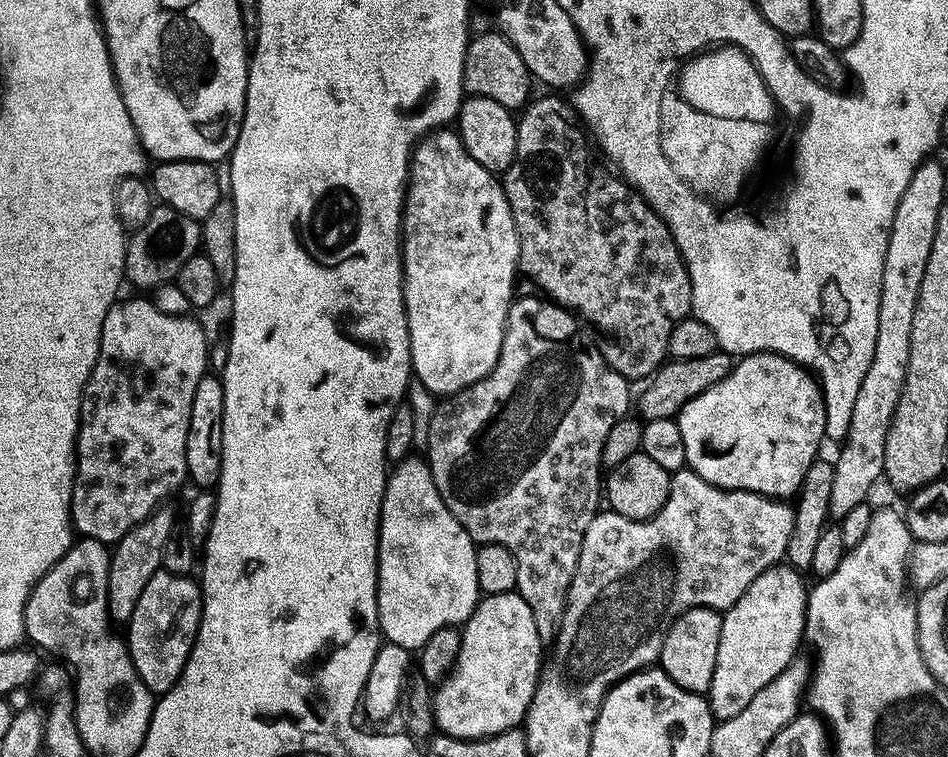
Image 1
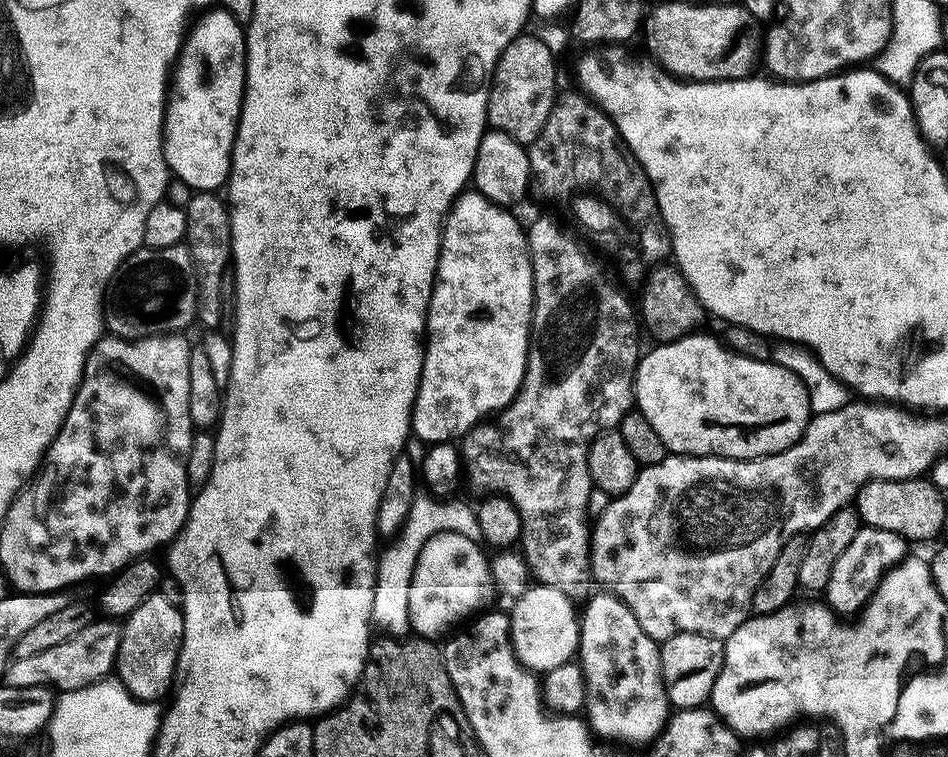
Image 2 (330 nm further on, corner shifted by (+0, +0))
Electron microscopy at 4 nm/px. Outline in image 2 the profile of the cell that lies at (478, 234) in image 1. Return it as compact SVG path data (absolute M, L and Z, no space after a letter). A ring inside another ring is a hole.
M465 190L456 197L452 209L448 211L440 233L440 260L436 263L436 284L432 288L432 300L428 303L428 323L426 325L426 343L423 345L424 365L420 375L420 385L416 391L416 400L412 404L411 435L425 440L428 446L459 441L477 424L487 421L488 416L499 414L516 397L524 381L524 372L528 368L528 338L532 331L532 258L528 255L528 237L525 229L511 216L507 207L490 202L482 193Z

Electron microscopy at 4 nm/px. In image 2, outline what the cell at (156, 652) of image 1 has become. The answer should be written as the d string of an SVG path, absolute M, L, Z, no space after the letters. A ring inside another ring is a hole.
M157 590L126 617L123 625L122 646L118 648L115 675L124 689L137 700L163 701L163 696L169 695L178 676L180 647L184 645L183 611L174 602L162 598Z

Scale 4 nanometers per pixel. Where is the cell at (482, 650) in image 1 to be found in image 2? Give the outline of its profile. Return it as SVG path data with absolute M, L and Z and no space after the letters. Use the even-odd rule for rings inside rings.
M537 583L529 587L521 596L515 597L513 608L510 608L512 621L512 649L525 668L543 674L558 666L569 663L580 650L580 616L578 608L572 605L573 597L549 584Z

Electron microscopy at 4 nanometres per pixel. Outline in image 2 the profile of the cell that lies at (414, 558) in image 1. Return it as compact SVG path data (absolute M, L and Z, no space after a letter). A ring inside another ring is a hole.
M440 532L422 546L410 586L410 622L415 635L437 638L451 624L467 621L477 610L487 609L491 605L488 603L498 596L489 559L484 558L476 544L477 541L469 536Z

